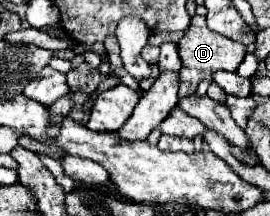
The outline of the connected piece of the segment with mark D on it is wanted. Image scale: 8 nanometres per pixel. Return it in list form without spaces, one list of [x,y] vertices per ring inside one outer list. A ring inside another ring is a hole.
[[[195,16],[191,20],[191,28],[189,28],[189,34],[185,34],[181,40],[179,40],[179,56],[183,60],[183,68],[179,70],[179,80],[181,80],[181,86],[179,86],[179,96],[187,96],[191,92],[197,90],[197,84],[203,80],[203,78],[213,78],[213,74],[217,70],[229,70],[229,72],[235,72],[239,68],[239,64],[243,62],[243,56],[247,54],[247,48],[245,44],[239,44],[223,34],[217,34],[217,32],[211,32],[205,24],[205,18],[199,18]]]

